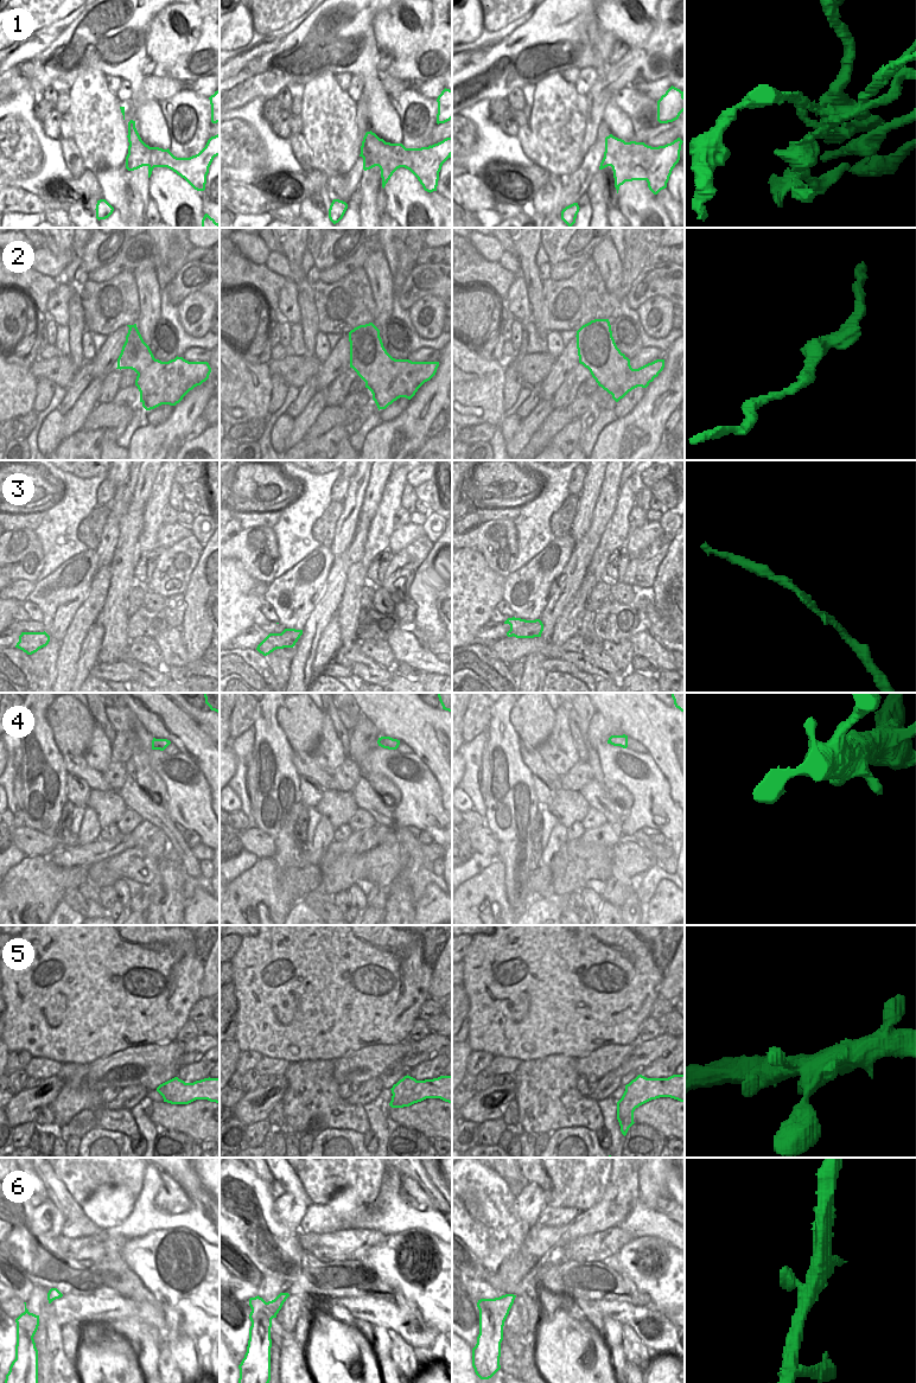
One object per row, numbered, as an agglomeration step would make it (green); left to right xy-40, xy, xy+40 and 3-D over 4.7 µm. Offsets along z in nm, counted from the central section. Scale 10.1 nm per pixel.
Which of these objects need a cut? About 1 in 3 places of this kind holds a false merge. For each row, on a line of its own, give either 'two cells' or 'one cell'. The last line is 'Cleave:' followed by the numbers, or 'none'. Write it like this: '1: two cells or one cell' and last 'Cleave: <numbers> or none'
1: two cells
2: one cell
3: two cells
4: one cell
5: one cell
6: one cell
Cleave: 1, 3

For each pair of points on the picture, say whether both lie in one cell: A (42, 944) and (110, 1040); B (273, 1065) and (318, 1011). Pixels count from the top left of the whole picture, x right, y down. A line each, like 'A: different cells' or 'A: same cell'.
A: same cell
B: different cells

